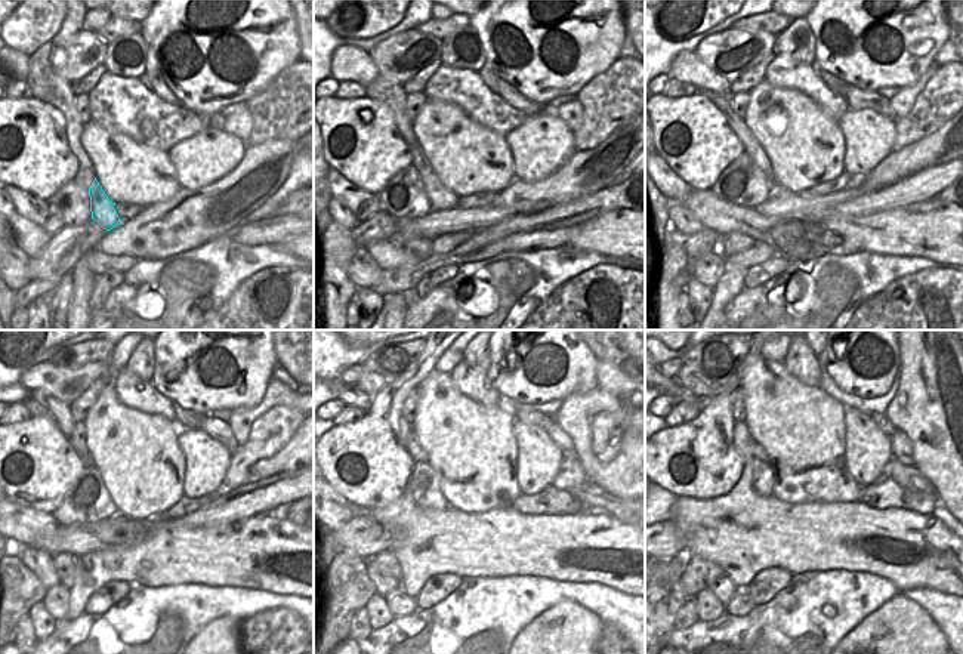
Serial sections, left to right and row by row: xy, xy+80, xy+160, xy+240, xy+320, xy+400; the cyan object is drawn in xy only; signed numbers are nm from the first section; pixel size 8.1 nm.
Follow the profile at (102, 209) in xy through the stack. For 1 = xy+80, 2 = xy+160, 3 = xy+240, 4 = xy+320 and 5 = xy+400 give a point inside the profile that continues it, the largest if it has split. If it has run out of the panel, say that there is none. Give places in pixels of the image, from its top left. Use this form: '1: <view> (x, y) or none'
1: xy+80 (441, 199)
2: xy+160 (752, 147)
3: xy+240 (31, 404)
4: xy+320 (349, 395)
5: xy+400 (675, 385)

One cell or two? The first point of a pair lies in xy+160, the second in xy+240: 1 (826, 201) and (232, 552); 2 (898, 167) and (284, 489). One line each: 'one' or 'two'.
1: two
2: two

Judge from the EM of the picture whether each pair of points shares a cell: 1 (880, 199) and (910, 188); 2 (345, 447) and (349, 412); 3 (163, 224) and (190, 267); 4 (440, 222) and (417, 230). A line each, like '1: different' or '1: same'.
1: same
2: different
3: different
4: same

